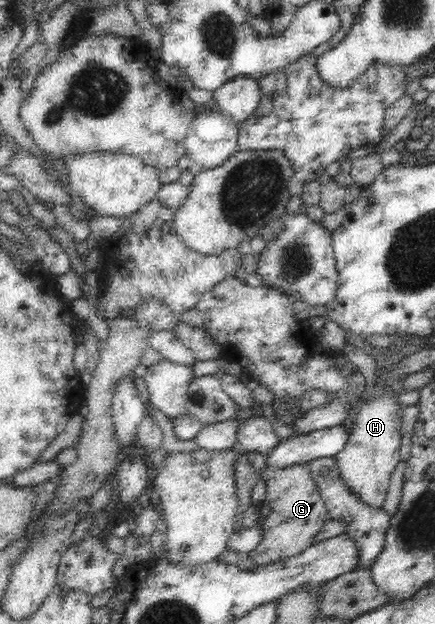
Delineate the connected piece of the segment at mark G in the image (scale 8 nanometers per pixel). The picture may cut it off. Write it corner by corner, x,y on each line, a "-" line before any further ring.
304,463
287,467
265,465
258,473
266,483
265,499
258,507
260,514
257,525
260,526
261,541
249,552
249,556
254,566
266,566
276,564
312,546
316,534
322,531
331,519
326,503
320,496
320,489
312,479
309,465

